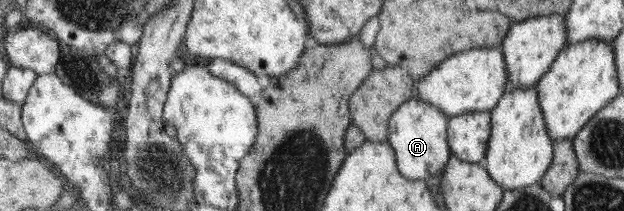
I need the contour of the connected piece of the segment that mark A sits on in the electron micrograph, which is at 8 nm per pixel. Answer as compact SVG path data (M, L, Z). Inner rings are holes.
M416 95L399 107L398 112L391 117L387 131L390 133L388 141L395 148L398 169L403 177L415 181L429 181L439 175L443 177L453 155L448 135L449 125L450 117L439 107L417 99Z

